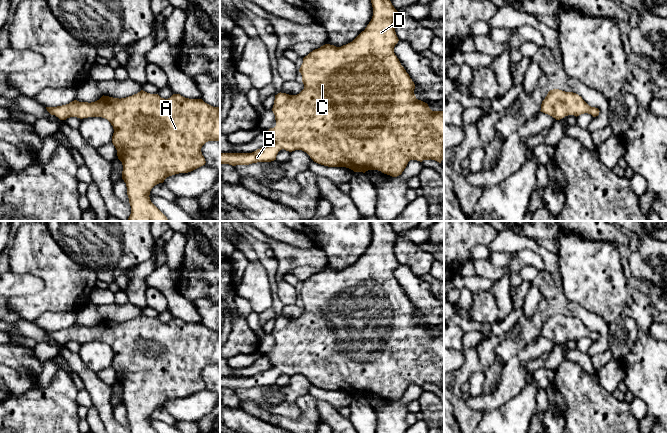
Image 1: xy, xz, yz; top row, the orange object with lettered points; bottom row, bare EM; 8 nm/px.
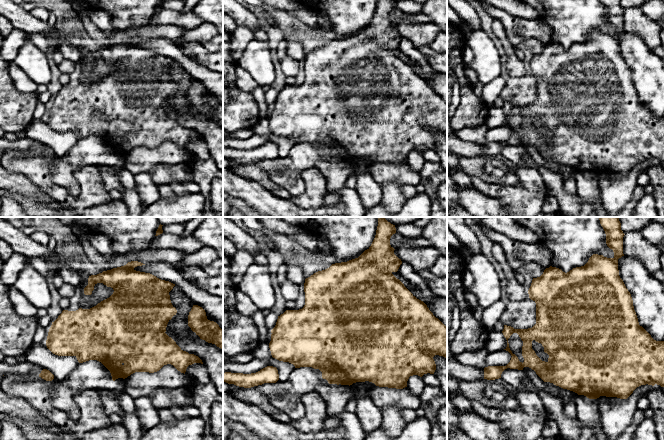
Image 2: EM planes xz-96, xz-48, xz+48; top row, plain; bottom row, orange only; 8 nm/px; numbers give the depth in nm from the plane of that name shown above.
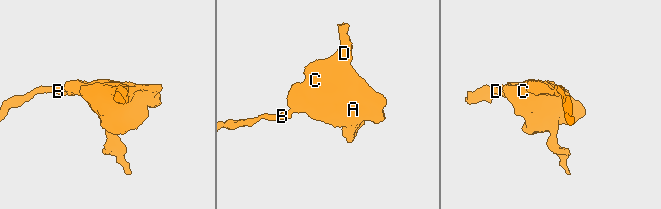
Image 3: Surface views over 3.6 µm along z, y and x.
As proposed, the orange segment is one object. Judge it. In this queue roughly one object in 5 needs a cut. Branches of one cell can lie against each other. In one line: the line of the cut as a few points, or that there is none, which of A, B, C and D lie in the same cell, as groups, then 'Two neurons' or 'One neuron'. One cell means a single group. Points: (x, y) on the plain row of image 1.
No split. Groups: A B C D. One neuron

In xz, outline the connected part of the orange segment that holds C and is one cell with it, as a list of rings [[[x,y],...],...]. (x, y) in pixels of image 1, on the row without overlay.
[[[371,221],[373,240],[367,251],[352,266],[336,271],[325,268],[303,282],[299,293],[304,313],[297,319],[278,317],[272,335],[276,350],[268,354],[274,367],[252,377],[220,377],[220,387],[249,389],[276,384],[282,373],[302,374],[310,382],[328,391],[346,391],[354,396],[378,394],[392,401],[402,398],[410,384],[444,383],[444,335],[432,335],[414,318],[415,308],[394,277],[399,263],[395,256],[398,235],[388,221]]]

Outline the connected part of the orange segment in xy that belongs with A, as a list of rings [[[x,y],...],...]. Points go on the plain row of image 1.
[[[141,314],[126,322],[103,319],[91,327],[74,324],[46,333],[60,344],[102,341],[111,347],[114,353],[112,367],[123,389],[122,403],[126,407],[131,433],[158,433],[150,424],[151,413],[169,400],[188,397],[205,389],[202,370],[208,365],[220,365],[220,331],[180,318],[164,323]]]

